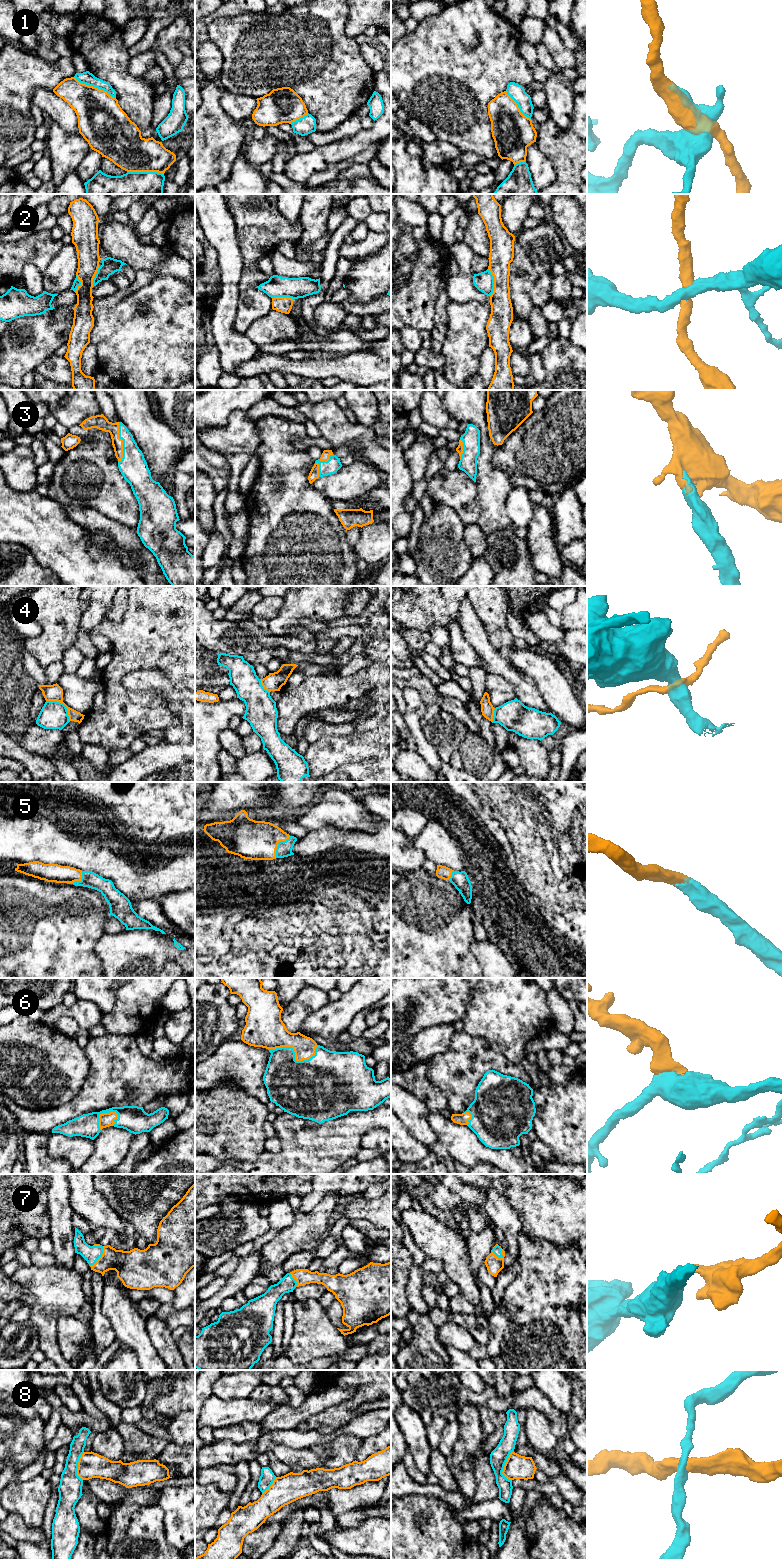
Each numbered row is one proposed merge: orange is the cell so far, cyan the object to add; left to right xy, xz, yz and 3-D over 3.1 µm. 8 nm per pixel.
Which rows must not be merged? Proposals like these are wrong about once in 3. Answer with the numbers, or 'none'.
1, 2, 4, 8

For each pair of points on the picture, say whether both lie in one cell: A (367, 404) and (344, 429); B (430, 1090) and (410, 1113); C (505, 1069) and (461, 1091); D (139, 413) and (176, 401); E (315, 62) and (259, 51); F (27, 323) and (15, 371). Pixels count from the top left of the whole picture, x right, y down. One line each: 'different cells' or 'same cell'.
A: different cells
B: different cells
C: same cell
D: different cells
E: same cell
F: same cell

